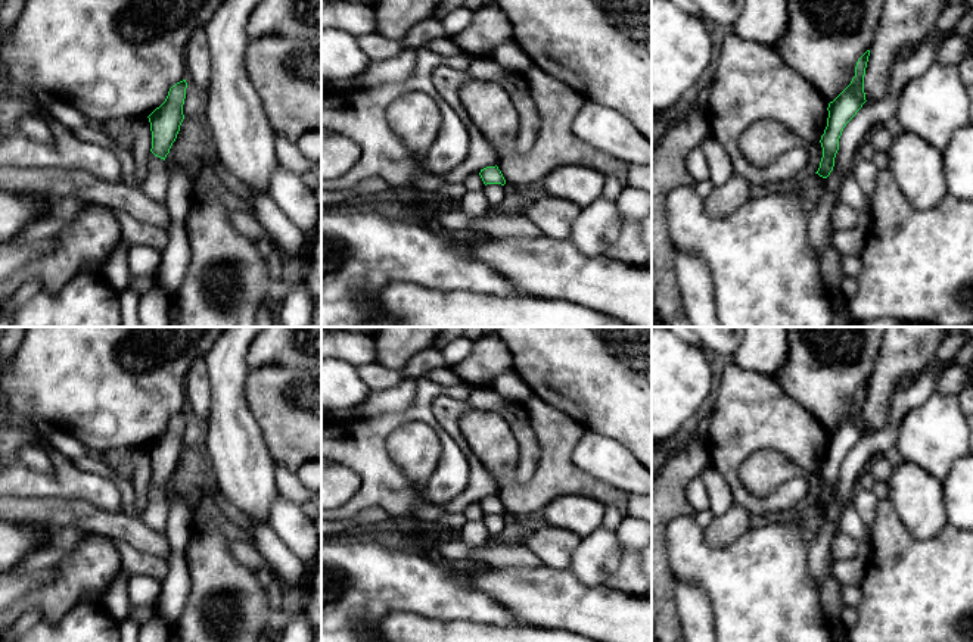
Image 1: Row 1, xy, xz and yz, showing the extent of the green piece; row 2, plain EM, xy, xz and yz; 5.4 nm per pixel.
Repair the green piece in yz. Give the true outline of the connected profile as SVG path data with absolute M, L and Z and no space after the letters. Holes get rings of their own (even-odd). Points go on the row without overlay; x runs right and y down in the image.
M867 380L857 392L855 406L851 414L829 433L829 448L824 464L821 465L823 487L815 504L827 508L834 496L834 487L839 480L839 468L846 454L857 445L865 430L864 405L870 380Z

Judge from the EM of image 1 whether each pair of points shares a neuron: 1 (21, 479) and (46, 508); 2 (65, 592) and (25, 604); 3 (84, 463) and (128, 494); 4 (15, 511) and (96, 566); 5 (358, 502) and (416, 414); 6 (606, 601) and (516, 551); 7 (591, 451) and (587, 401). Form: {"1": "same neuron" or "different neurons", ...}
{"1": "different neurons", "2": "same neuron", "3": "same neuron", "4": "different neurons", "5": "same neuron", "6": "different neurons", "7": "different neurons"}

